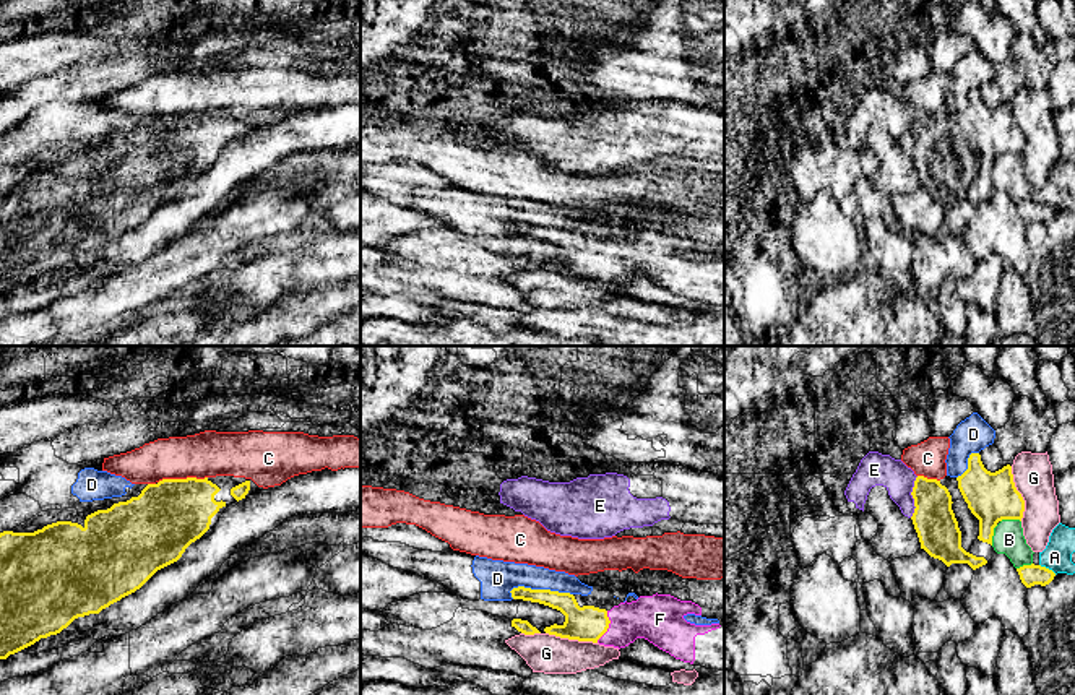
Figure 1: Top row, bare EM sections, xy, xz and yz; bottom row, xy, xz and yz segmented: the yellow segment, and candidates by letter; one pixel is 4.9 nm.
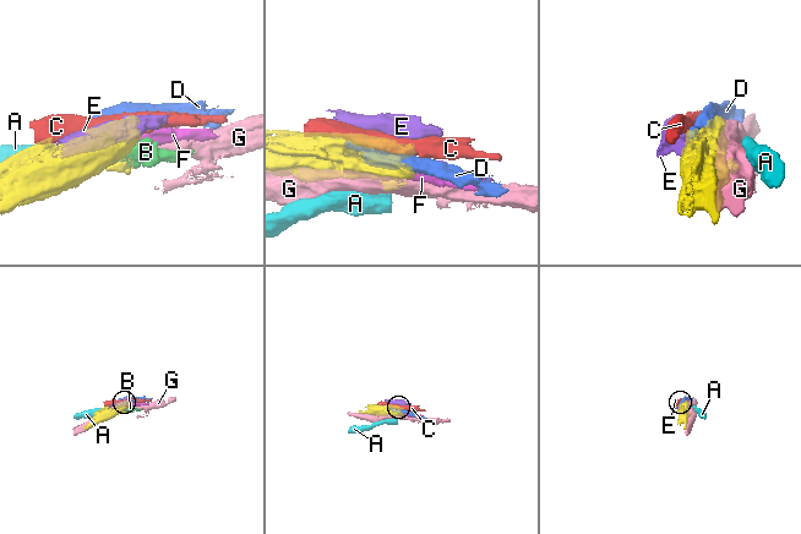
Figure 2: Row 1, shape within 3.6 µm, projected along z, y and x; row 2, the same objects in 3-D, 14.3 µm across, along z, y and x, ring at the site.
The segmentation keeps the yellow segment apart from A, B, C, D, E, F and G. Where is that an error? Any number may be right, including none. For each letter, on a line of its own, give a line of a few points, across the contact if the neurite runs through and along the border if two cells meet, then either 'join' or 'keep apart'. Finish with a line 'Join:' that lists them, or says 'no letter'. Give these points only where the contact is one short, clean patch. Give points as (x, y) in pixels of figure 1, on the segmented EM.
A: line yz (1040, 564), (1056, 574); keep apart
B: keep apart
C: line xy (207, 476), (163, 478), (158, 483); keep apart
D: keep apart
E: keep apart
F: join
G: keep apart
Join: F

